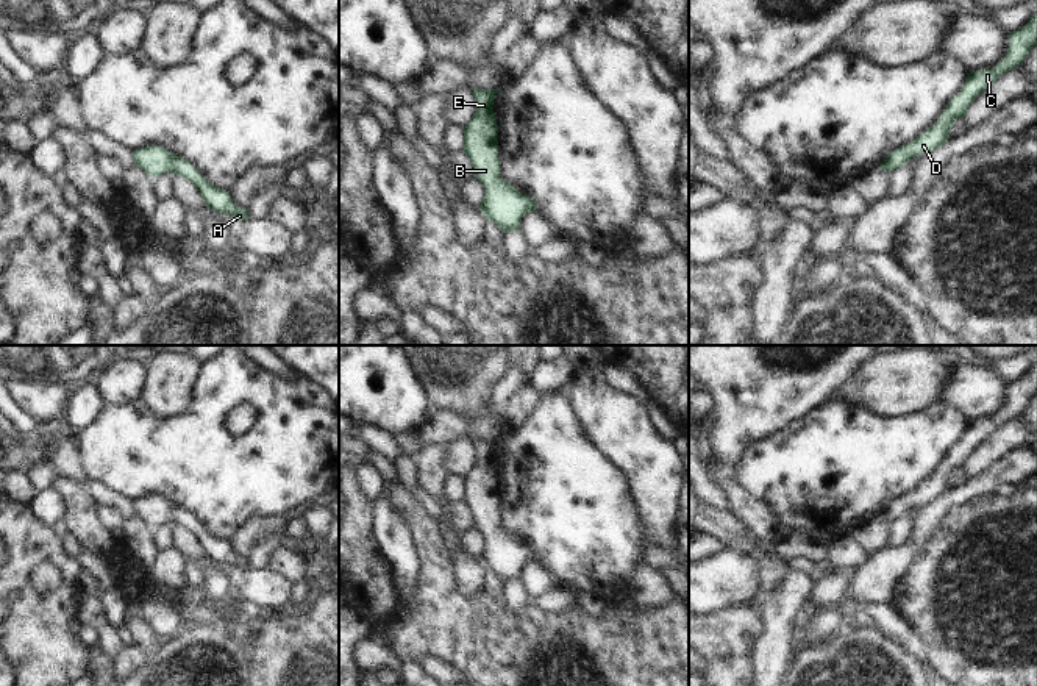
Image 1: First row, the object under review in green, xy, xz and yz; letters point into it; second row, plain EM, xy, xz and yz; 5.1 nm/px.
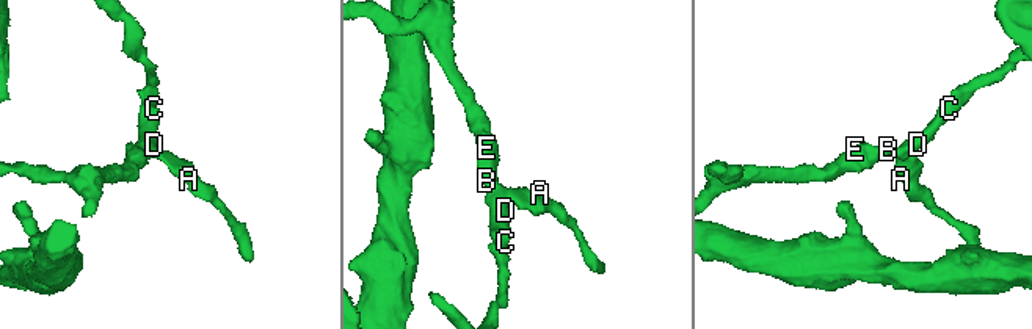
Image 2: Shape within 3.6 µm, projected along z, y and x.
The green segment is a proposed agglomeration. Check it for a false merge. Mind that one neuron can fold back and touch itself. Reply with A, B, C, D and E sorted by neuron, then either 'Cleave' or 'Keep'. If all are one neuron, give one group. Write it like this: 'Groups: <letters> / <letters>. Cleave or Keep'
Groups: A B C D E. Keep

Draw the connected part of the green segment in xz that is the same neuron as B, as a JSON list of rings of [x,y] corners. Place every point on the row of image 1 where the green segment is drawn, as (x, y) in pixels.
[[[498,89],[472,91],[476,113],[464,127],[464,153],[473,164],[473,175],[486,189],[479,209],[486,220],[492,220],[503,233],[520,231],[522,217],[534,213],[537,205],[500,177],[498,125],[494,113]]]

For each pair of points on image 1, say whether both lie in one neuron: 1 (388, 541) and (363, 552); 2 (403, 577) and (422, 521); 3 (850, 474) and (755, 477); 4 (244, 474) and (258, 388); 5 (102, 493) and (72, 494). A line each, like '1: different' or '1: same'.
1: different
2: different
3: same
4: same
5: different

